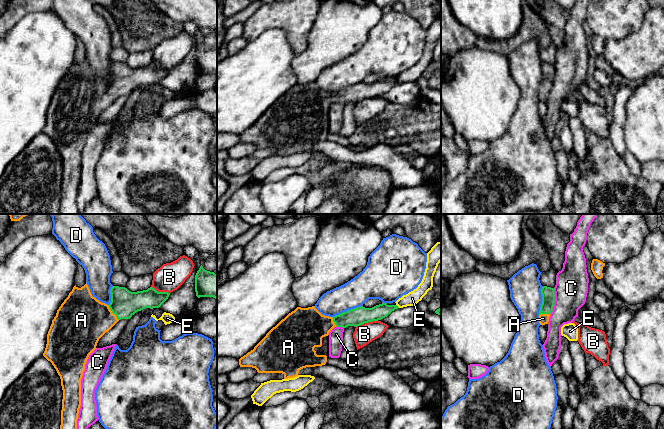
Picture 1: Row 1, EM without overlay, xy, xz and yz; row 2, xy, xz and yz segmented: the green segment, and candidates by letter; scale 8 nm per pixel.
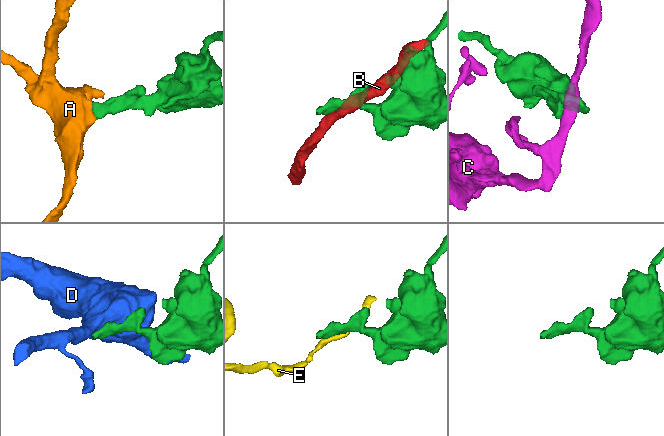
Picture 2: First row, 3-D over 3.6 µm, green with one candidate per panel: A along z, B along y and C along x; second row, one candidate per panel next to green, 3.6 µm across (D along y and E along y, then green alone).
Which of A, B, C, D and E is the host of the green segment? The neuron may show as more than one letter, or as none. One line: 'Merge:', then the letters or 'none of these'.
Merge: A

